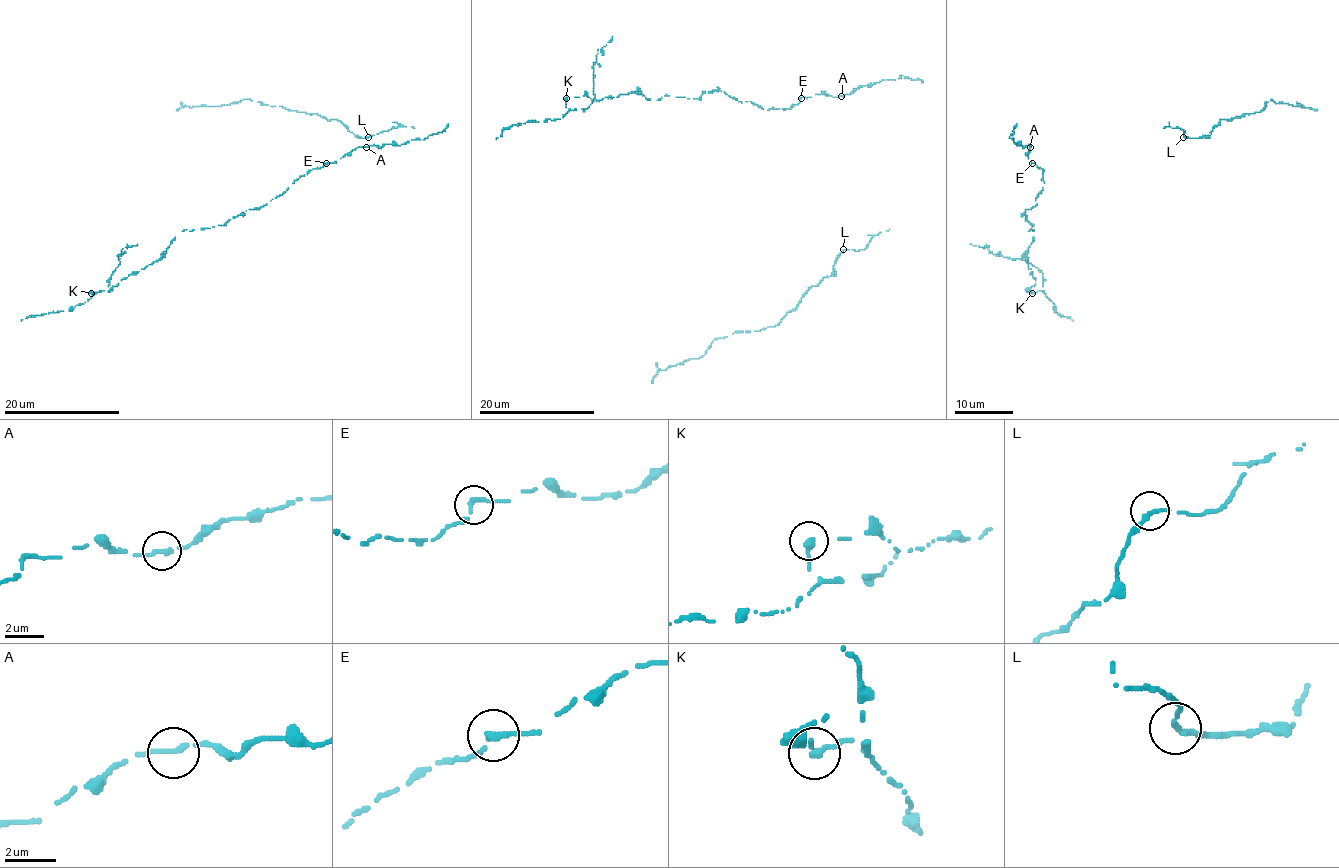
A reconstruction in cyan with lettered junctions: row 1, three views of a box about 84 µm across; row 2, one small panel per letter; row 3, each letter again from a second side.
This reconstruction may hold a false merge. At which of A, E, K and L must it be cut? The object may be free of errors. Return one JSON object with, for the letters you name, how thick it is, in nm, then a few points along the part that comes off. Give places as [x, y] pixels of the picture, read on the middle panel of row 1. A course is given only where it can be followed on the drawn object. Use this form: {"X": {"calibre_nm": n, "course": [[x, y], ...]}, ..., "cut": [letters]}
{"K": {"calibre_nm": 240, "course": [[566, 98], [566, 107], [574, 110], [587, 109], [592, 103], [598, 49], [612, 36]]}, "cut": ["K"]}

